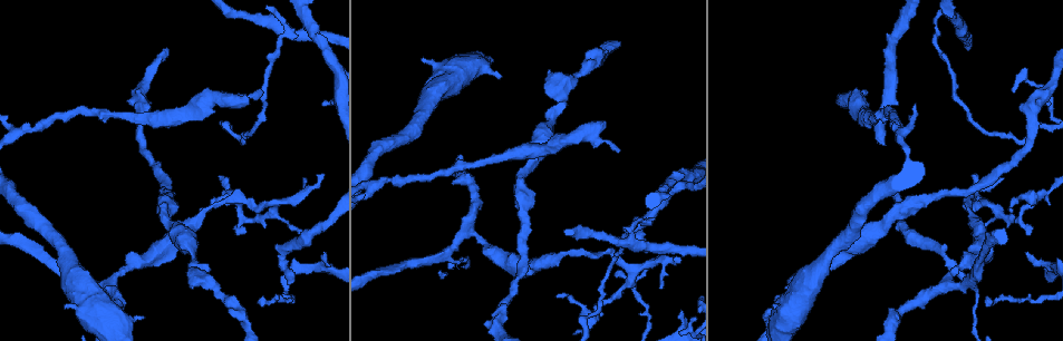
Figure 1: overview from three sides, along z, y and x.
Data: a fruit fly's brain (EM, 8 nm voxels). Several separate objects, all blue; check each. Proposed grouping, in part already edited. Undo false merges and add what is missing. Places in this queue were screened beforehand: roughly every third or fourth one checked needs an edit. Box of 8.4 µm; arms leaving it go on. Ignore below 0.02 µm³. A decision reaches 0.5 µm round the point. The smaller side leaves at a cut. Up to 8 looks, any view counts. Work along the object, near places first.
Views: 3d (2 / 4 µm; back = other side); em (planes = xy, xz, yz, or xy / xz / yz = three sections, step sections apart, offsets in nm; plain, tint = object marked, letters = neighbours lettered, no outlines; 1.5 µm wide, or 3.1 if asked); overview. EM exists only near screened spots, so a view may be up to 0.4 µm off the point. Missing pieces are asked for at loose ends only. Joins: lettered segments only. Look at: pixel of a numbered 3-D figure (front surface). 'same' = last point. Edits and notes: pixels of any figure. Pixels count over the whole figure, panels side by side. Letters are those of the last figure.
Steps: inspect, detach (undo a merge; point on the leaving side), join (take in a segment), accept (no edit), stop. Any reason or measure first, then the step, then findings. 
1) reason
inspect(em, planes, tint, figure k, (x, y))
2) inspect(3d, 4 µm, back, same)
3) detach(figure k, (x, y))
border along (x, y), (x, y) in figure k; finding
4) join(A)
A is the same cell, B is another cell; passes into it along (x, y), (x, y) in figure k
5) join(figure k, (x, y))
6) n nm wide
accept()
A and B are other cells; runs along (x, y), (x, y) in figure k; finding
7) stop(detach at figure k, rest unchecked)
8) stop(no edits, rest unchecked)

three arms meet
inspect(em, planes, plain, figure 1, (976, 297))

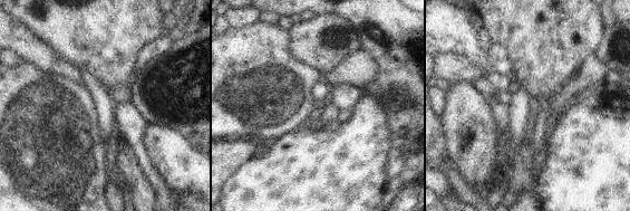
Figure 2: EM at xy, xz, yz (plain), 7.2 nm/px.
inspect(em, planes, letters, same)

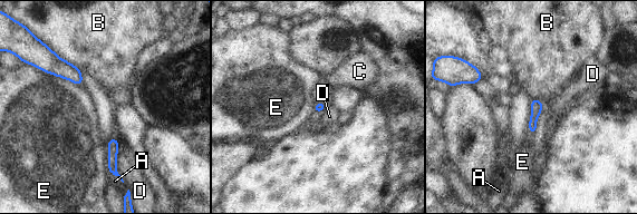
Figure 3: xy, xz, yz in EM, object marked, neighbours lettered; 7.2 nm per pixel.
70 nm wide
accept()
A, B, C, D and E are other cells; border along (51, 50), (74, 64), (80, 70) in figure 3; one cell here

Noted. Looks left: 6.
an open end
inspect(3d, 4 µm, figure 1, (645, 252))

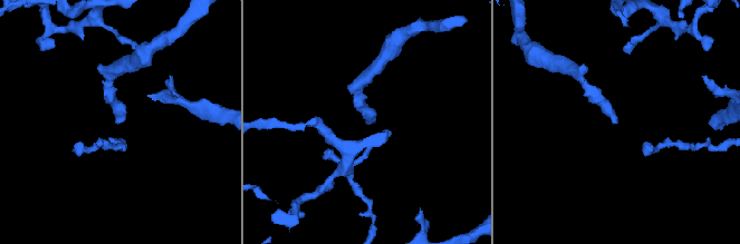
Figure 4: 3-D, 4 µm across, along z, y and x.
inspect(em, planes, letters, figure 4, (117, 120))

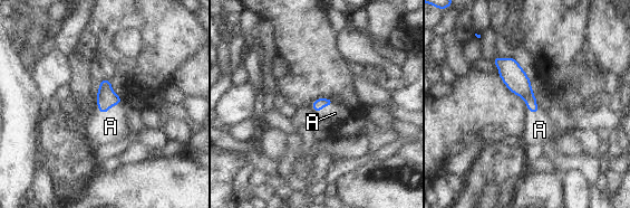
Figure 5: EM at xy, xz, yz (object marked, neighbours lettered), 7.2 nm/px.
A touches over 170 nm
join(A)
A is the same cell; passes into it along (106, 97), (110, 106), (110, 126) in figure 5; the cell continues

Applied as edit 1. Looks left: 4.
inspect(3d, 2 µm, figure 1, (304, 178))

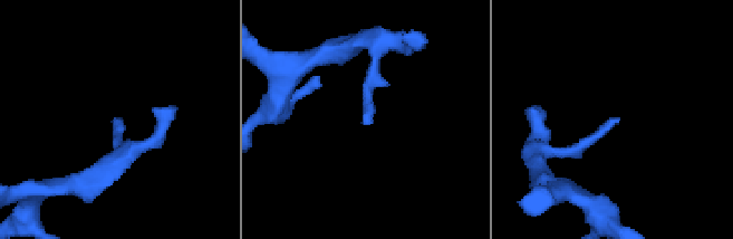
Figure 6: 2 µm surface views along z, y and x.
now the EM
inspect(em, planes, letters, figure 6, (122, 119))

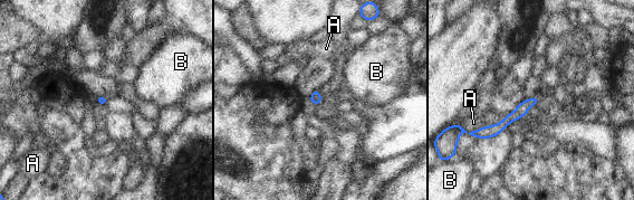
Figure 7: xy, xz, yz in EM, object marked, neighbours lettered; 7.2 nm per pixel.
accept()
A and B are other cells; runs along (534, 101), (499, 127), (478, 133) in figure 7; no lettered segment goes on from it

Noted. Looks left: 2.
stop(join at figure 5, rest unchecked)

